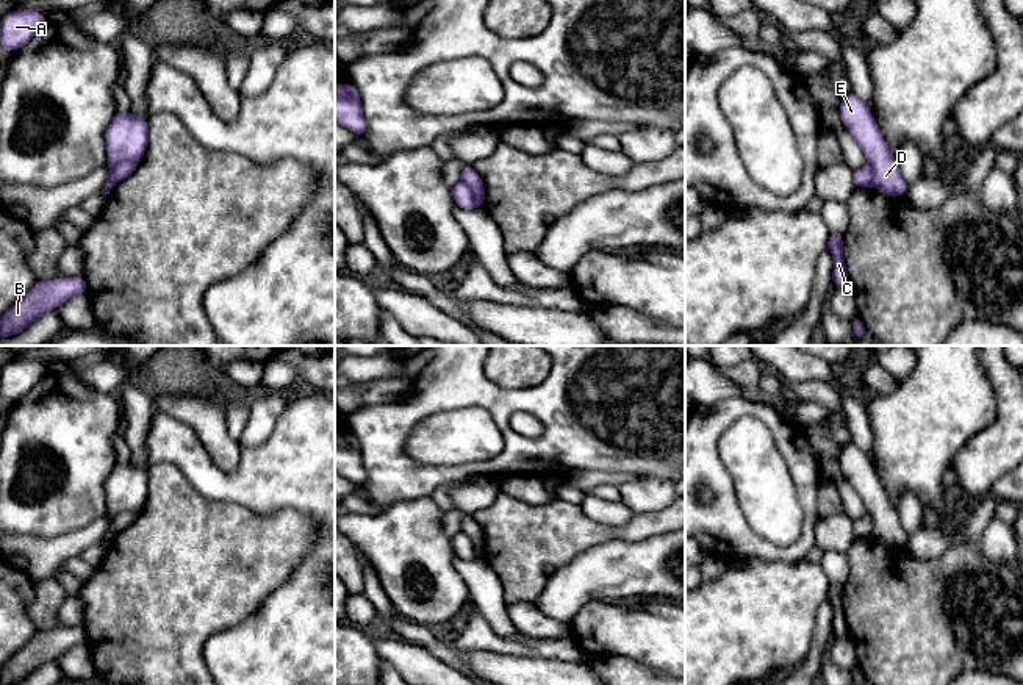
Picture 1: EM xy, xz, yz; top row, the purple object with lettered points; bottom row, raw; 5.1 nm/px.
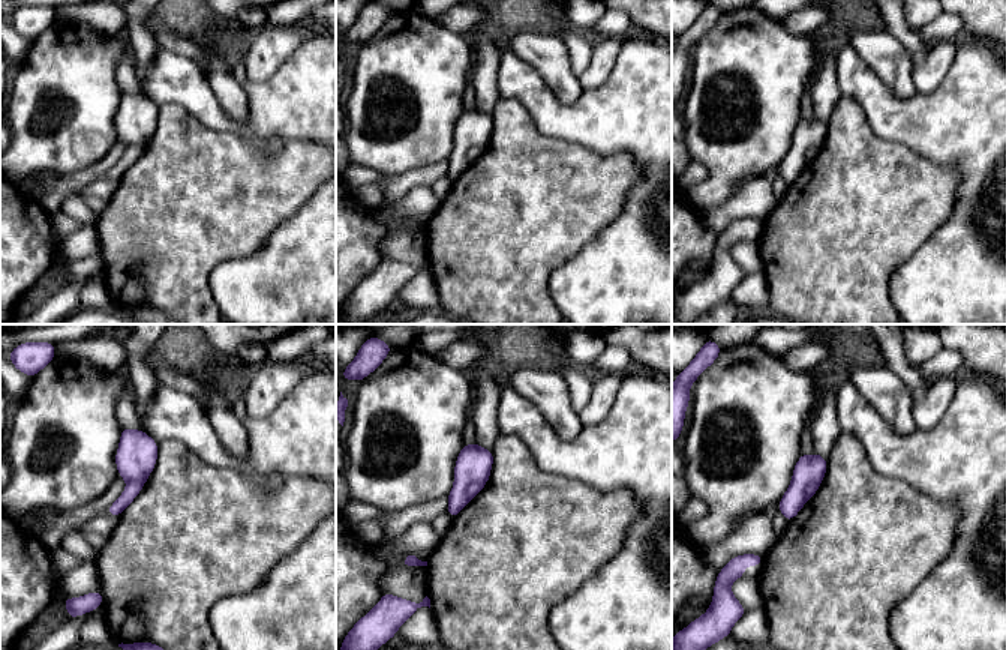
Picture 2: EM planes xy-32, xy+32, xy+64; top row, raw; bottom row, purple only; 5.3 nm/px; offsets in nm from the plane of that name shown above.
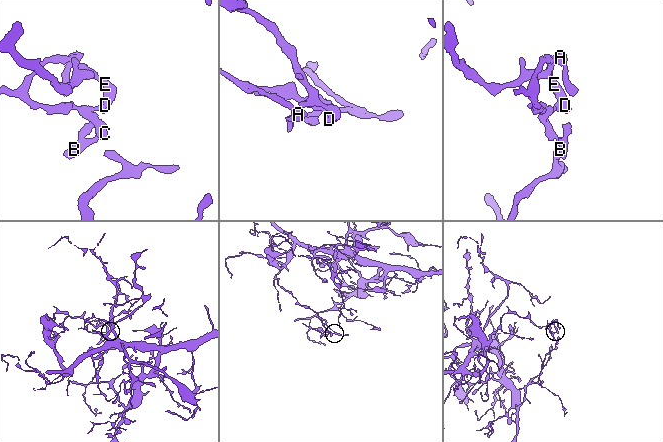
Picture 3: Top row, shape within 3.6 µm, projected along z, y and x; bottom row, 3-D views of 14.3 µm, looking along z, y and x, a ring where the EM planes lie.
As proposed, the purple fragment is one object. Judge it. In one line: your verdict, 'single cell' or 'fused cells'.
fused cells

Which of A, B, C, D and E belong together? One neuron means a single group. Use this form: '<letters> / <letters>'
A B C / D E

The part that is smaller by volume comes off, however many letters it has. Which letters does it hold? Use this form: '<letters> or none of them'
A, B, C

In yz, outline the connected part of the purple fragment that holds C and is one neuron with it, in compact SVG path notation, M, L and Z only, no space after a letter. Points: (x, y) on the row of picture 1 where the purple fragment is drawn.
M829 231L827 250L834 256L832 285L835 288L849 286L849 275L848 275L845 256L843 256L843 235Z

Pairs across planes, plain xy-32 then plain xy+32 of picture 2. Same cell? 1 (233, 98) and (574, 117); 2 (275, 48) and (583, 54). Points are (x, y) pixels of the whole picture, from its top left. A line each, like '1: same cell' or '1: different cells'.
1: different cells
2: different cells

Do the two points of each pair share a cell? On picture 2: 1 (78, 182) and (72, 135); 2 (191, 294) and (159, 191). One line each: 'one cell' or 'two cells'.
1: two cells
2: one cell

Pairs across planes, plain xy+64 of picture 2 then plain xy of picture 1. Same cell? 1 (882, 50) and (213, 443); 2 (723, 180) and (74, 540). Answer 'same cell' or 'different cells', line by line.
1: same cell
2: different cells

